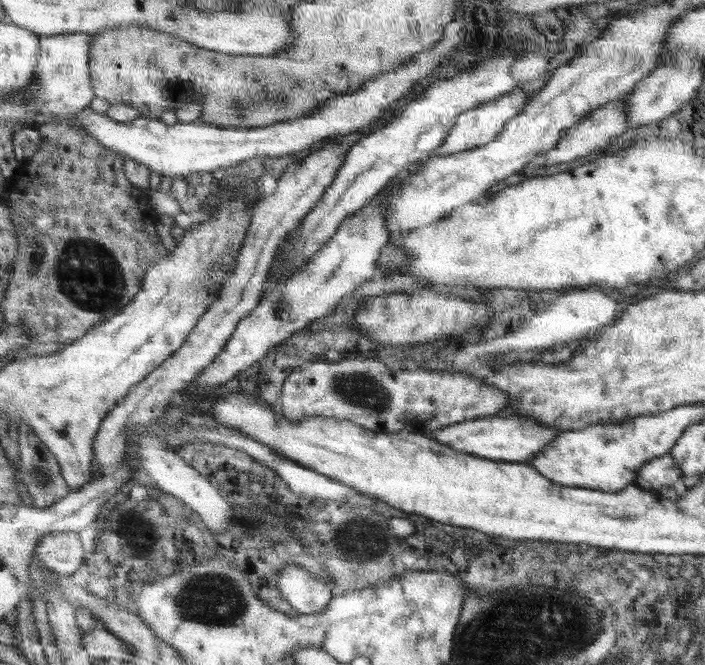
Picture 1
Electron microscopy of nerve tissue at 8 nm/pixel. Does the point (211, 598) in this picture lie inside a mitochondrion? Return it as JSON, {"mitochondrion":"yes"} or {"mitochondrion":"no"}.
{"mitochondrion":"yes"}

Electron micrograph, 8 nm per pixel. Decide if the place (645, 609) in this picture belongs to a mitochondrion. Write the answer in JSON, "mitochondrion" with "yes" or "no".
{"mitochondrion":"yes"}

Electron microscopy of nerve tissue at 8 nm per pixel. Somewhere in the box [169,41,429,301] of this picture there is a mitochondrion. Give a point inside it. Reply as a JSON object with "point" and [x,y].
{"point":[237,104]}

